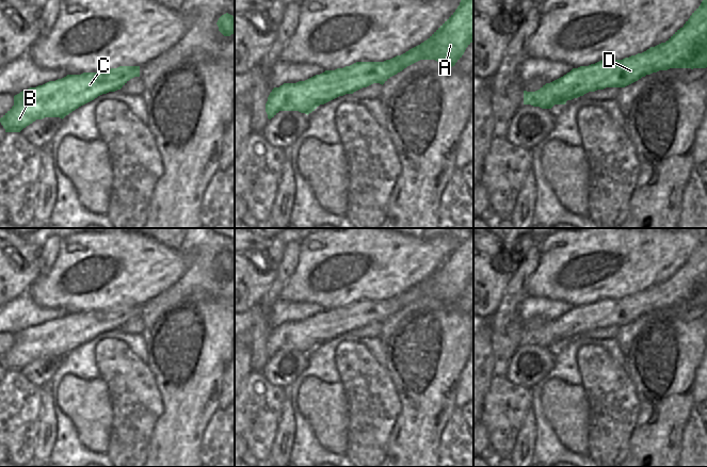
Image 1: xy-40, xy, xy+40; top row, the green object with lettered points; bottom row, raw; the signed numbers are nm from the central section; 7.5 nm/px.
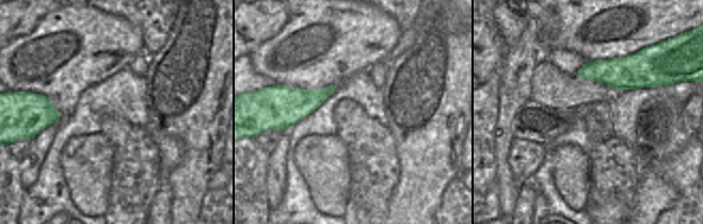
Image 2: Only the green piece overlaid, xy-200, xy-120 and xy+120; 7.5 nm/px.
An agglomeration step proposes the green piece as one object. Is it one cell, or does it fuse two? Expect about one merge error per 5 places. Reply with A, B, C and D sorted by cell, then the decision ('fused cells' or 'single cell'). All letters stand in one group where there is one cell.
A B C D; single cell

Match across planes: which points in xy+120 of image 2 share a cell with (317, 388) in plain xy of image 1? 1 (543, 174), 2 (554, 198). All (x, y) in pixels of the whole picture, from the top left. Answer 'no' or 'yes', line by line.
1: no
2: no

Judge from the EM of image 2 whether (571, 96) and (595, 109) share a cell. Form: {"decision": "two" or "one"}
{"decision": "two"}

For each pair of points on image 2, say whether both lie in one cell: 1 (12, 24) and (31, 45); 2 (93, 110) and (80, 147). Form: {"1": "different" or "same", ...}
{"1": "different", "2": "different"}

